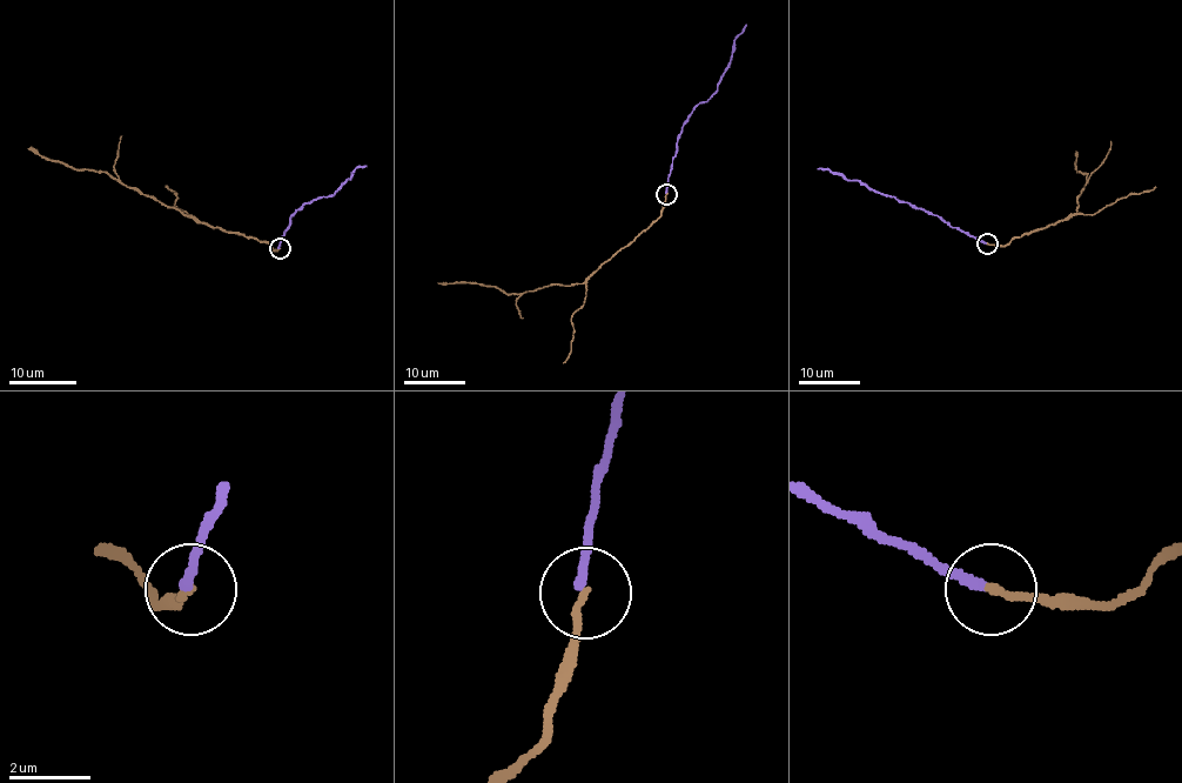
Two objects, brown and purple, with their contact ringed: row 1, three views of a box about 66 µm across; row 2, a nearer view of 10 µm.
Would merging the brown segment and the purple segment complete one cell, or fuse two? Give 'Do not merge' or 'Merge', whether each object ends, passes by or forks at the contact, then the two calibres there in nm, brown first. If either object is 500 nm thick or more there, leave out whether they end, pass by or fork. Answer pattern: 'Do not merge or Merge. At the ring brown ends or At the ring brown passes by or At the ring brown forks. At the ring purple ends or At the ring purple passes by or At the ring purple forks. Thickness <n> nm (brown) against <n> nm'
Do not merge. At the ring brown ends. At the ring purple ends. Thickness 190 nm (brown) against 240 nm

